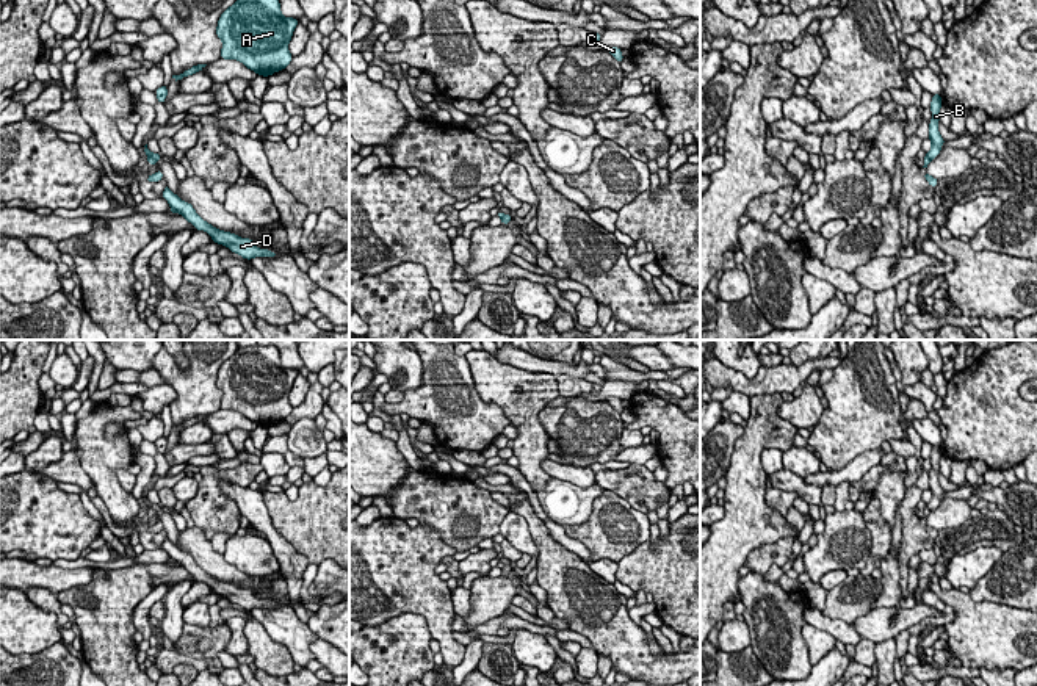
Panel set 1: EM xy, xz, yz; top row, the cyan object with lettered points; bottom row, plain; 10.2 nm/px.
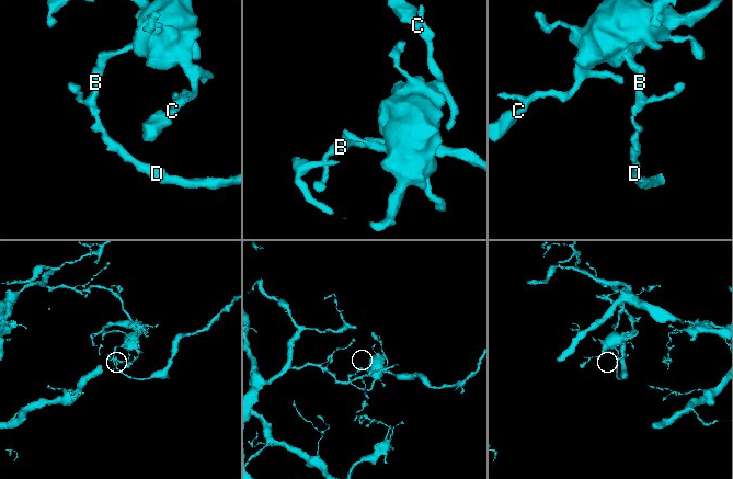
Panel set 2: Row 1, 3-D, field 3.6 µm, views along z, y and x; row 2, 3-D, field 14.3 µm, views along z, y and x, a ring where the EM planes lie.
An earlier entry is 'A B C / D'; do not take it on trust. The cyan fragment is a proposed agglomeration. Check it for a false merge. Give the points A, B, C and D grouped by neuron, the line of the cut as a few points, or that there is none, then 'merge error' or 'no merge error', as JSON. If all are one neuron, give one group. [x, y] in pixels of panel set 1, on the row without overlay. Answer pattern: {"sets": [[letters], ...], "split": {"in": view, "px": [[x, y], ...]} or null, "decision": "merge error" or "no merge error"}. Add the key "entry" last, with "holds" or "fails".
{"sets": [["A", "B", "C"], ["D"]], "split": {"in": "xy", "px": [[149, 503], [157, 512]]}, "decision": "merge error", "entry": "holds"}

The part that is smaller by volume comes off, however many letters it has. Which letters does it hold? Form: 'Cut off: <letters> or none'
Cut off: D

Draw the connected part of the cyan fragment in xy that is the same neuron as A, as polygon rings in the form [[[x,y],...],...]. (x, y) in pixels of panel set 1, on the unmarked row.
[[[274,345],[238,348],[218,371],[219,409],[237,410],[257,426],[269,428],[293,410],[288,395],[298,374],[282,365]]]

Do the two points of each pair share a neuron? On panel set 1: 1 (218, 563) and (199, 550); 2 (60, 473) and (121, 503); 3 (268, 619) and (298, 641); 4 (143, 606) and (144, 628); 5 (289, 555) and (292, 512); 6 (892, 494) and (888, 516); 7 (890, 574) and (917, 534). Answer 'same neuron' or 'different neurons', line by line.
1: same neuron
2: different neurons
3: same neuron
4: same neuron
5: different neurons
6: same neuron
7: different neurons

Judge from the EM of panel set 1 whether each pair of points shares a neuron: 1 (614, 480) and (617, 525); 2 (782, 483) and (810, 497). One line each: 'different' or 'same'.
1: different
2: same

